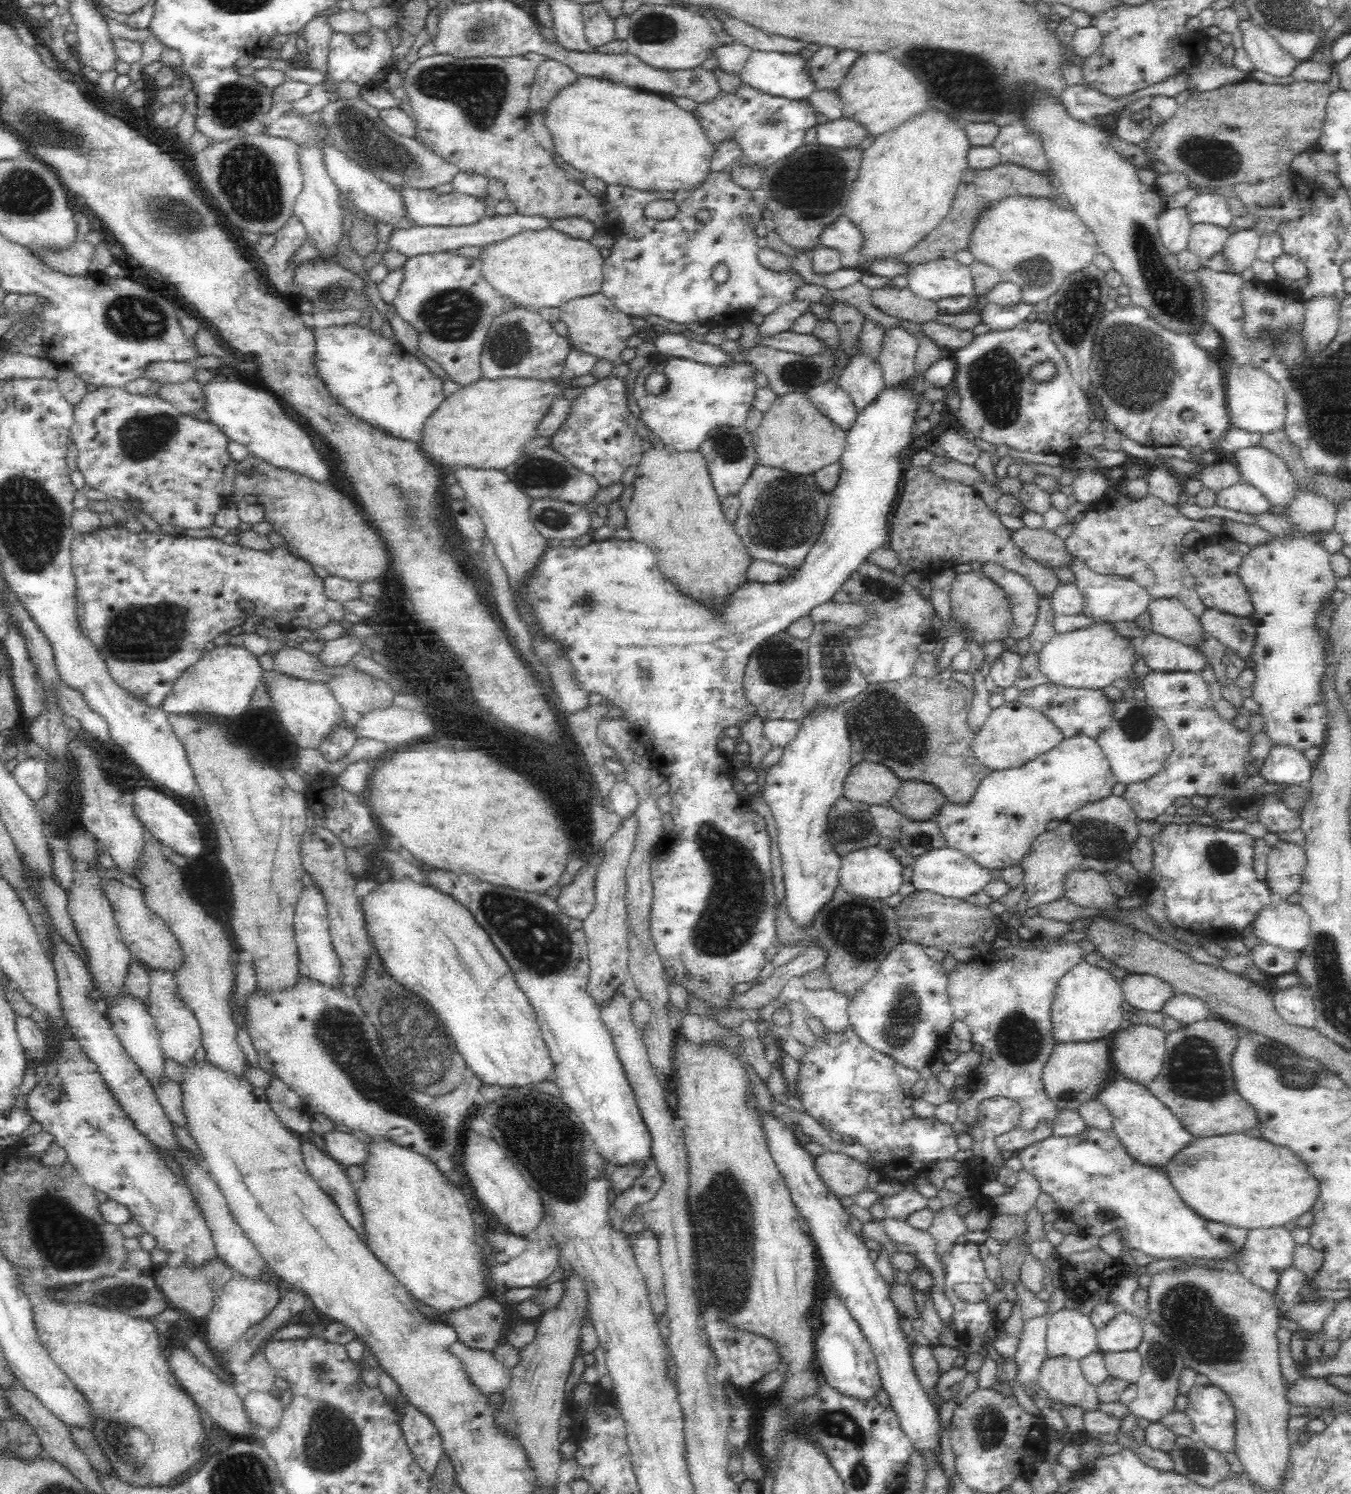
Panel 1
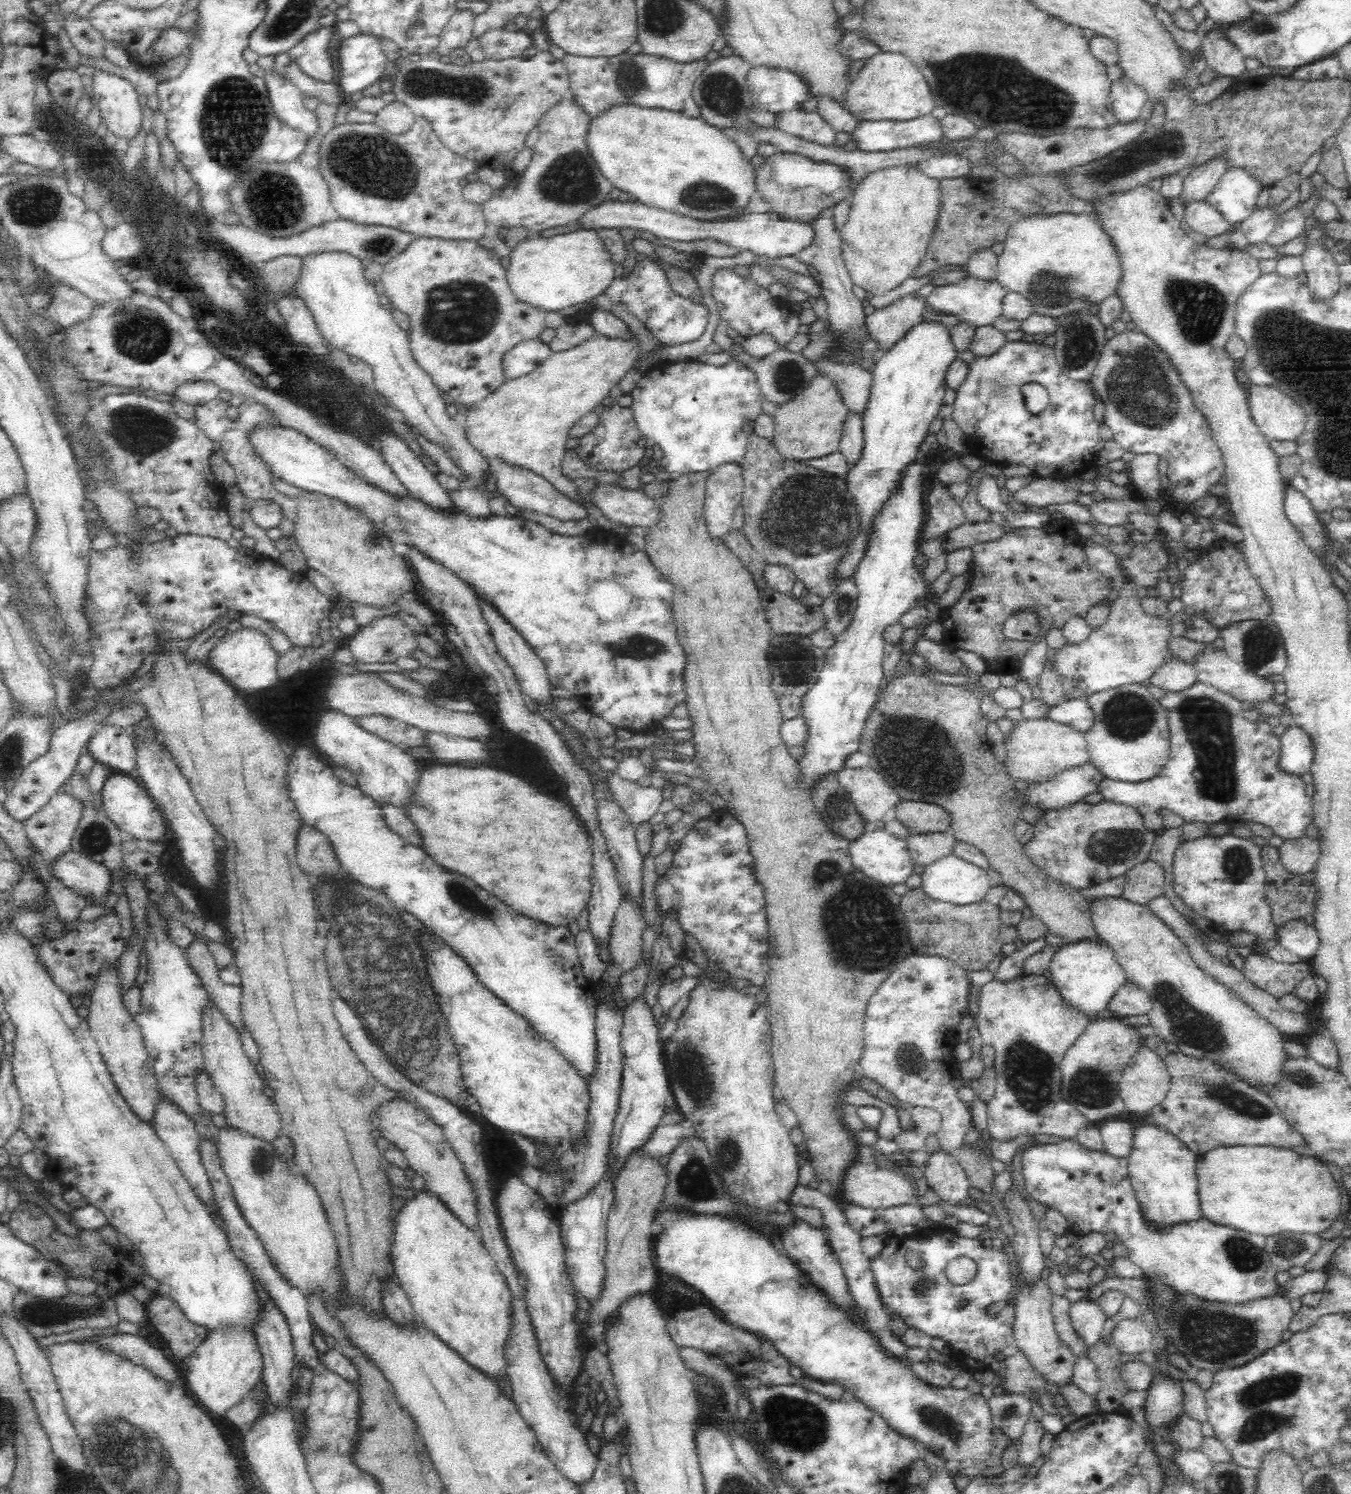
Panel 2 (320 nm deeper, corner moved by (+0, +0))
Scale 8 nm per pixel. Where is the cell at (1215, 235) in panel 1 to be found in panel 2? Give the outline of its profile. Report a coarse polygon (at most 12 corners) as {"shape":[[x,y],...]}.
{"shape":[[1206,201],[1185,207],[1187,230],[1209,239],[1232,226]]}

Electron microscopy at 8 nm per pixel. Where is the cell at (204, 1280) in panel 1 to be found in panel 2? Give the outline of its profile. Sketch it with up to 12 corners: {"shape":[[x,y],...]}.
{"shape":[[172,1297],[146,1303],[149,1321],[177,1362],[209,1333]]}

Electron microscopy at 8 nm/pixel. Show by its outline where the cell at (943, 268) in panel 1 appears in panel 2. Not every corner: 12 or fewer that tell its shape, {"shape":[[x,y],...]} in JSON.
{"shape":[[972,275],[935,286],[925,304],[974,326],[1002,315],[1007,289]]}

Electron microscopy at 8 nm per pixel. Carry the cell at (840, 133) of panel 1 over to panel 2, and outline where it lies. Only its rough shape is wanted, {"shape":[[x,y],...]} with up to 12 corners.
{"shape":[[932,114],[910,121],[858,121],[849,140],[862,152],[942,139]]}

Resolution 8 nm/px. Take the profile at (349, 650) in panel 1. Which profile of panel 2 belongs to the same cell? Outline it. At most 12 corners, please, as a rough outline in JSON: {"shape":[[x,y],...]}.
{"shape":[[396,615],[360,627],[343,644],[354,660],[394,663],[418,650]]}

